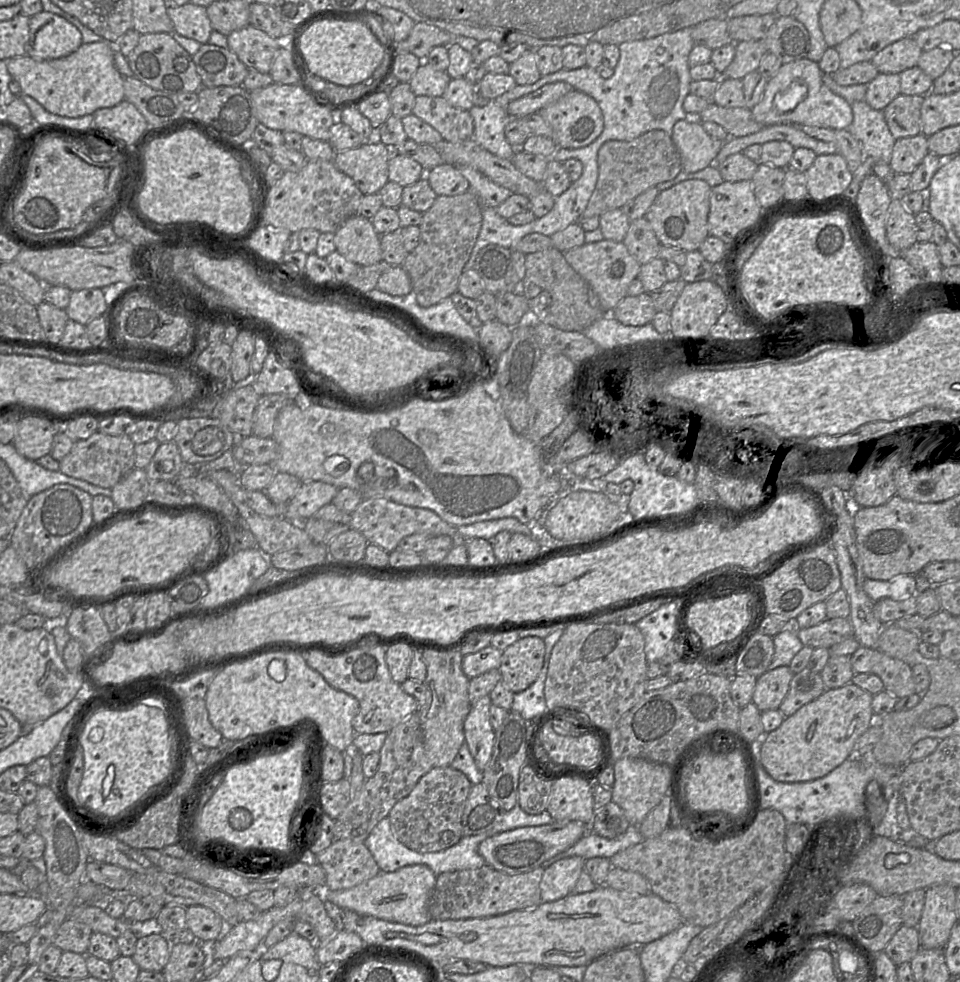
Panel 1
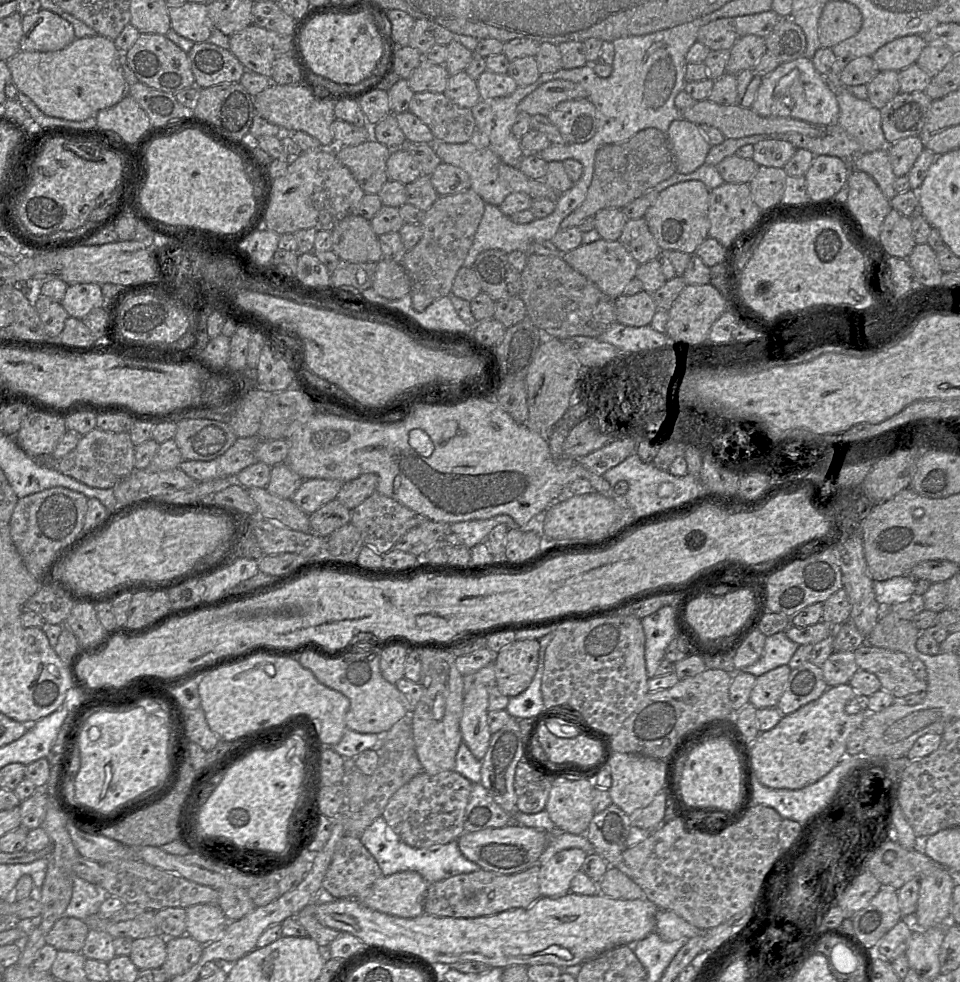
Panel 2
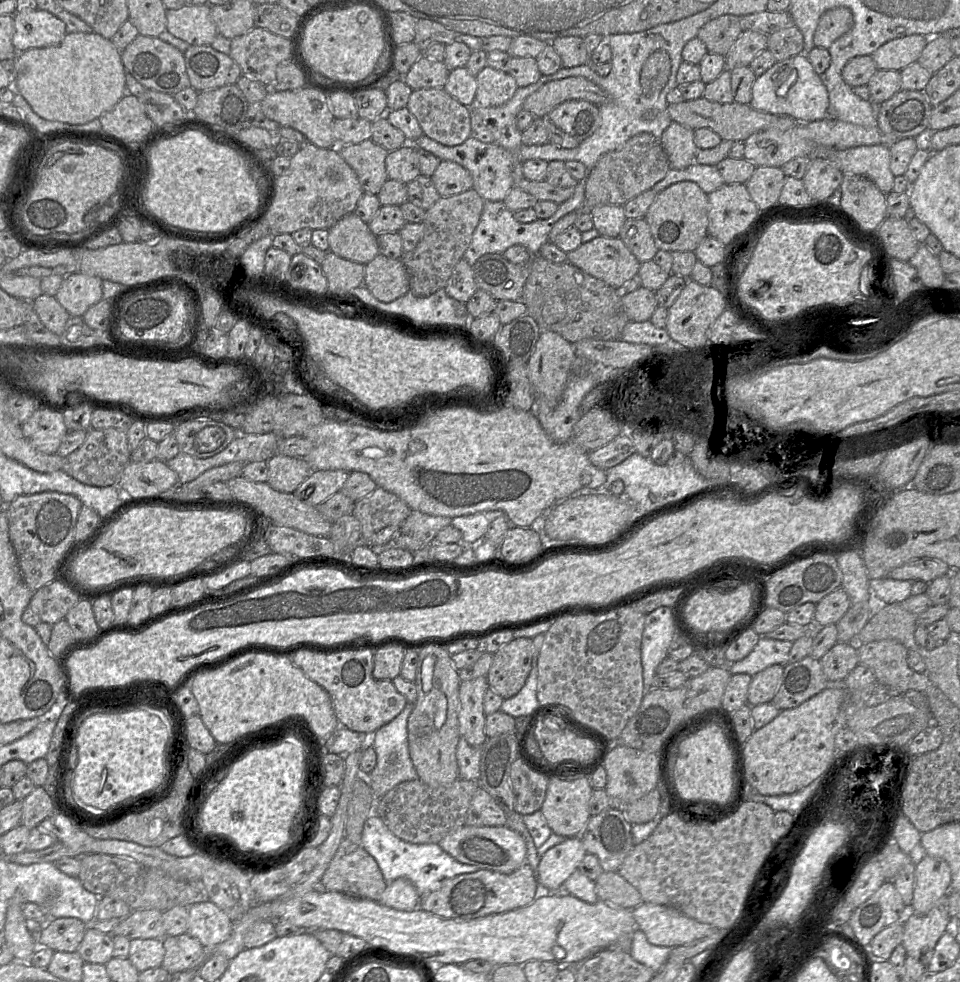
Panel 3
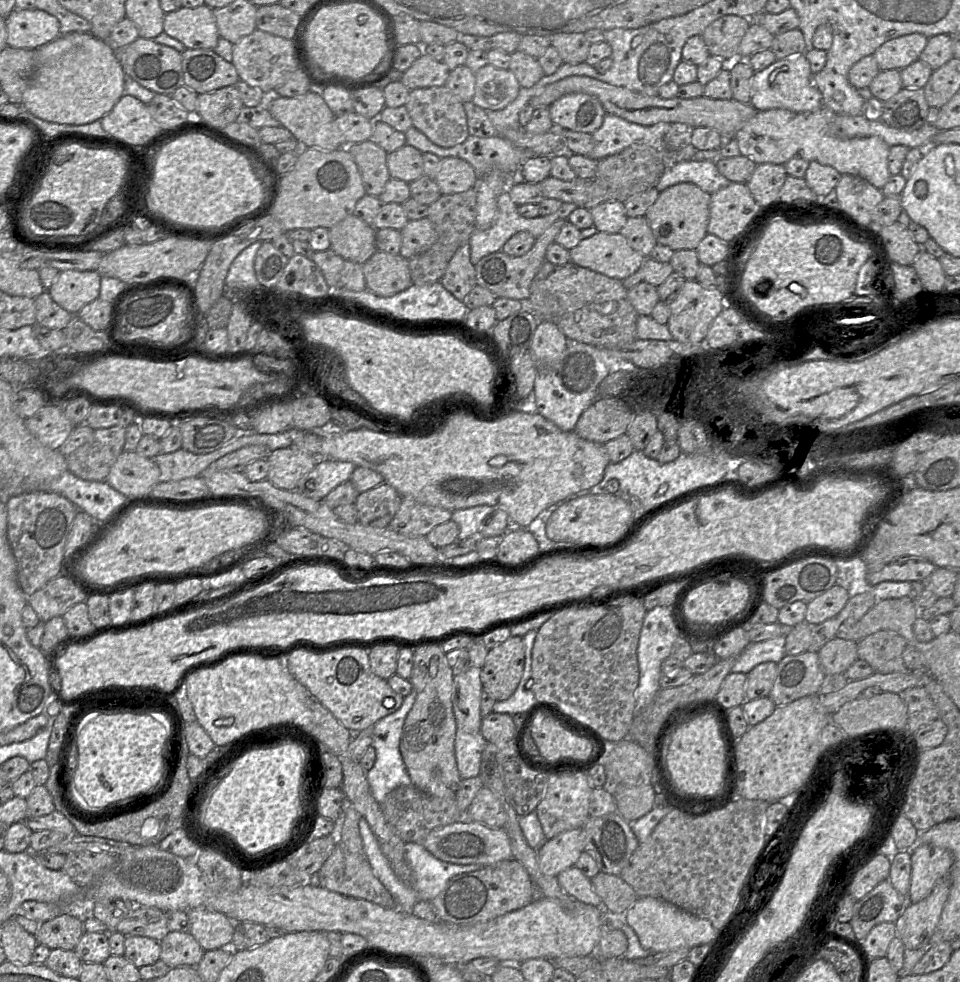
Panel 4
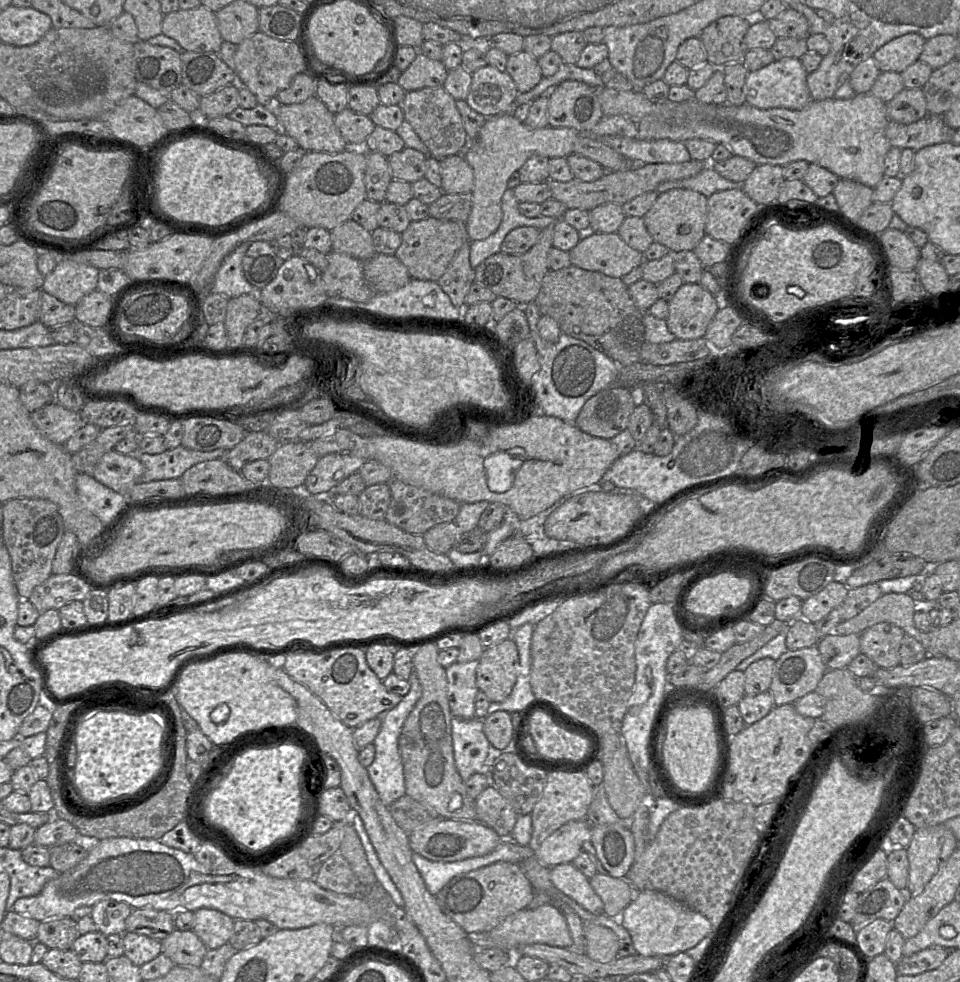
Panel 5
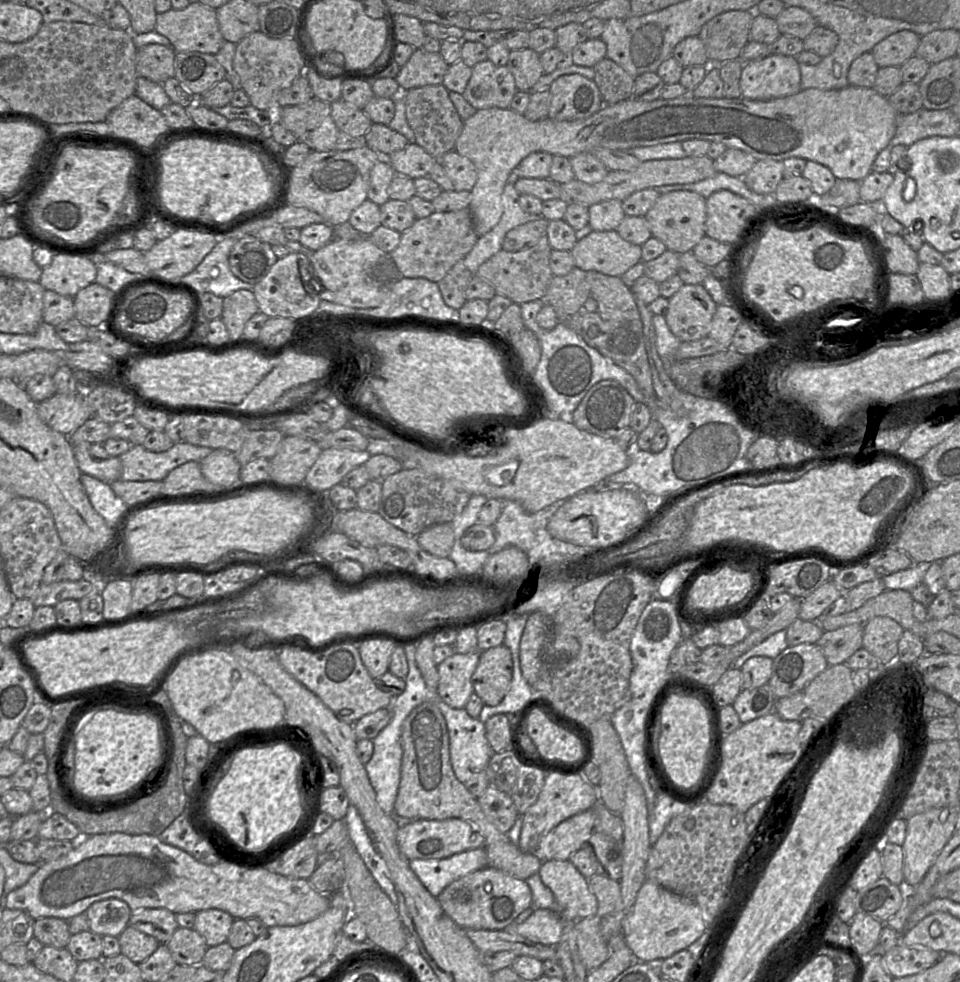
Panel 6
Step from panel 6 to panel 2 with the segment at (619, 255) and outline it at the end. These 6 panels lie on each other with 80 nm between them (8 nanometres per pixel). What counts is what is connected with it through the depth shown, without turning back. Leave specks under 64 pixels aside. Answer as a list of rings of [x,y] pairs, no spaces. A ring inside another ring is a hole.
[[[602,238],[562,253],[562,257],[566,263],[612,299],[617,299],[623,294],[627,284],[636,277],[640,265],[620,241],[608,241]]]

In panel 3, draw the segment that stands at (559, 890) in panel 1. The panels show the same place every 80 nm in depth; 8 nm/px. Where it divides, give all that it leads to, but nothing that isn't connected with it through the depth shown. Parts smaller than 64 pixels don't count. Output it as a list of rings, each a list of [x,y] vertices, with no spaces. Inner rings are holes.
[[[580,836],[568,837],[541,856],[537,880],[541,892],[560,892],[564,882],[578,868],[587,851]]]

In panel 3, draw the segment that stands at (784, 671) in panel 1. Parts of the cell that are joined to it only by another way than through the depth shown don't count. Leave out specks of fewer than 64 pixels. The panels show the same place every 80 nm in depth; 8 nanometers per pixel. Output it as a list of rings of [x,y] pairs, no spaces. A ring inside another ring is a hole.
[[[775,664],[752,676],[747,693],[747,703],[755,706],[772,702],[781,685],[783,672],[784,665]]]

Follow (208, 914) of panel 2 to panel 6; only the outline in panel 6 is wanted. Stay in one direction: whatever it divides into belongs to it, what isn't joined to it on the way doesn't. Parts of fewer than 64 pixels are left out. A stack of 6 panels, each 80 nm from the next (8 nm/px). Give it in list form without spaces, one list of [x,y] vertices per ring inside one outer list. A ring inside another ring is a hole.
[[[207,909],[196,913],[194,929],[205,939],[208,947],[227,942],[234,917],[220,909]]]

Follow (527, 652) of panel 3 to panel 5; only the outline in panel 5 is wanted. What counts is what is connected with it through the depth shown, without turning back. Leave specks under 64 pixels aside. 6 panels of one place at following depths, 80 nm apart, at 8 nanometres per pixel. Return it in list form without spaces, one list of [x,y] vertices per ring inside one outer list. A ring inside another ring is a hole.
[[[511,639],[486,648],[478,660],[476,685],[492,703],[501,703],[511,694],[519,675],[519,653]]]

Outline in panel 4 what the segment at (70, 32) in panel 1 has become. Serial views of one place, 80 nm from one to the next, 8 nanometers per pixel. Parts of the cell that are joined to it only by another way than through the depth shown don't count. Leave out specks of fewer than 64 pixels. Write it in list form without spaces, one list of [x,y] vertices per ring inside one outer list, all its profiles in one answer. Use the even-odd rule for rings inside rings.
[[[14,9],[5,17],[7,46],[36,50],[57,39],[60,24],[56,17],[39,9]]]

